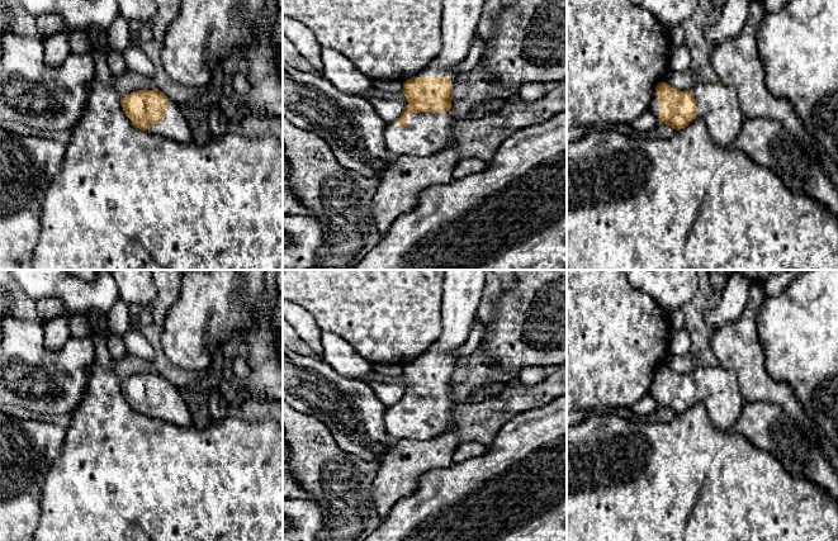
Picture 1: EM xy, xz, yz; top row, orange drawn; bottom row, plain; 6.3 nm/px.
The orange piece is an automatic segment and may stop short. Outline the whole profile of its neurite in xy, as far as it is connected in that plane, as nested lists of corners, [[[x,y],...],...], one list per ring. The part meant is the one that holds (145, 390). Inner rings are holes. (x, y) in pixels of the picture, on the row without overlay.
[[[158,372],[131,376],[120,383],[120,389],[137,413],[177,427],[193,426],[180,389]]]

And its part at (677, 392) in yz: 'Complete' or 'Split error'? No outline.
Split error

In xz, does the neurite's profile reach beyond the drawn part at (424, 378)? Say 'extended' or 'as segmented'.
extended

